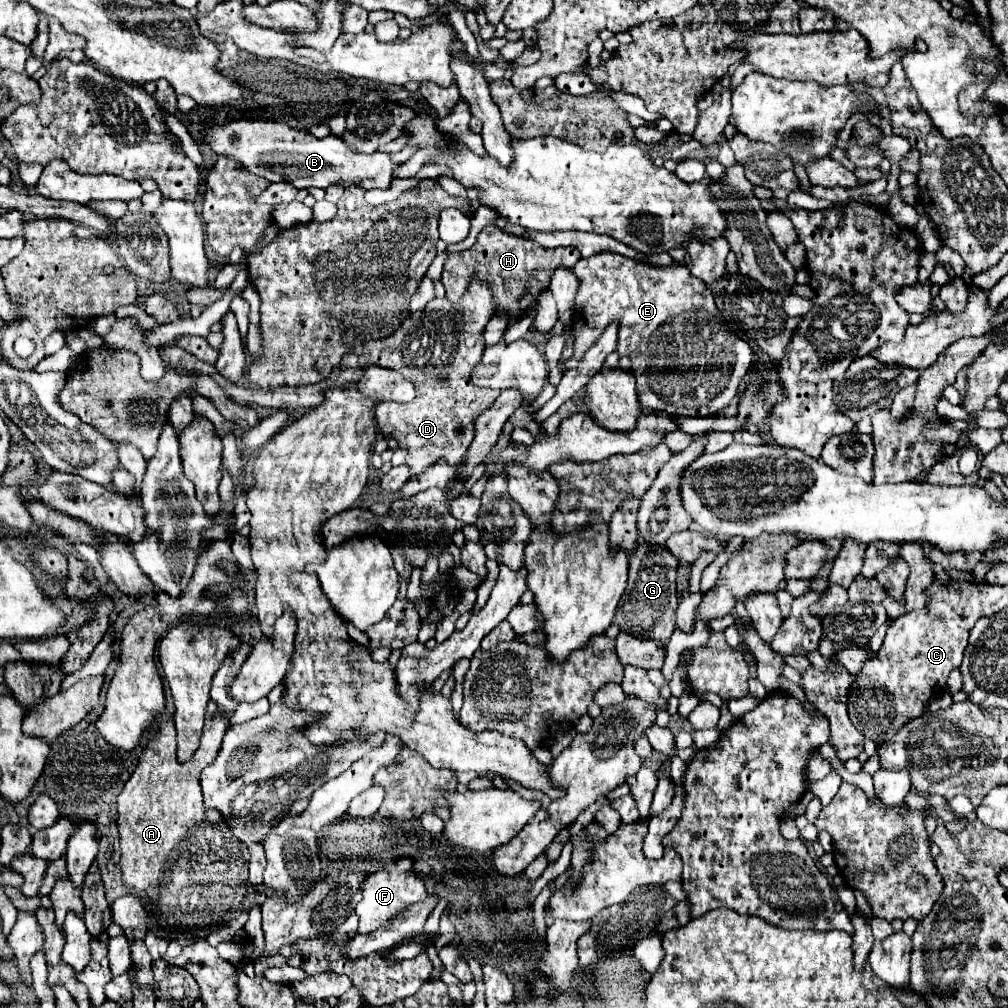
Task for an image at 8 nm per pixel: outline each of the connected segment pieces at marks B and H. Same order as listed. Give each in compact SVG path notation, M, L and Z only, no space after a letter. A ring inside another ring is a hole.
M234 120L226 126L208 128L202 138L216 154L232 156L246 164L252 174L264 176L270 182L288 182L296 188L328 188L330 184L342 184L344 188L360 186L364 190L386 190L394 180L392 172L400 166L386 152L350 152L342 138L314 138L308 132L292 130L270 120Z
M490 224L478 234L478 240L470 250L462 250L446 258L442 284L446 288L446 298L450 302L458 302L462 298L462 292L466 292L466 284L470 284L470 276L478 276L478 280L486 280L490 284L490 292L494 292L496 314L502 314L502 308L504 308L504 314L508 316L508 320L514 320L514 318L520 318L524 312L528 312L536 304L536 298L548 290L552 272L560 266L572 268L581 258L580 252L574 247L545 249L530 240L506 236L506 232ZM546 262L550 262L552 266L546 268L544 266ZM512 294L518 298L518 302L510 302Z

